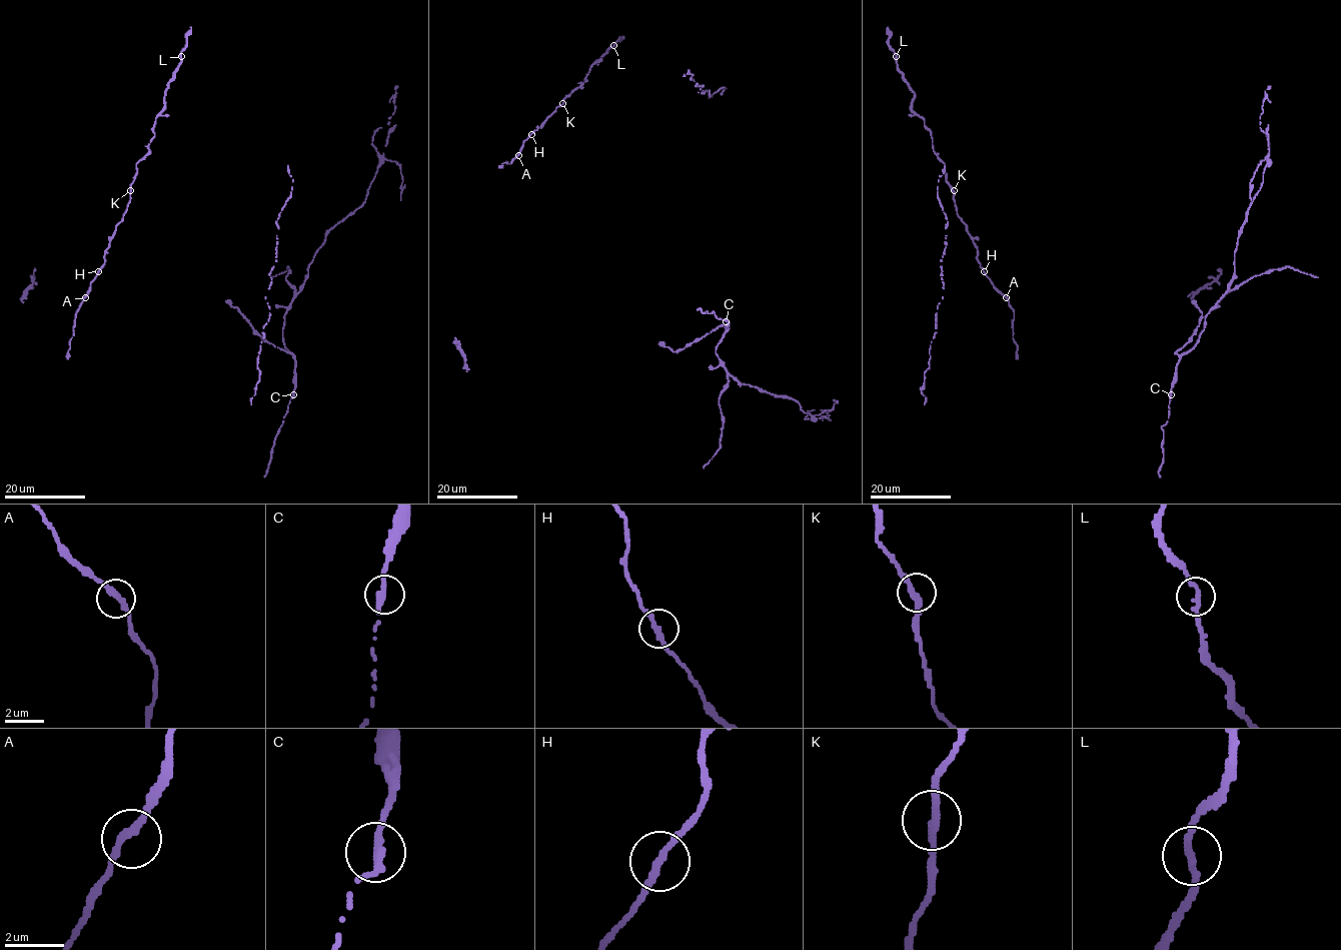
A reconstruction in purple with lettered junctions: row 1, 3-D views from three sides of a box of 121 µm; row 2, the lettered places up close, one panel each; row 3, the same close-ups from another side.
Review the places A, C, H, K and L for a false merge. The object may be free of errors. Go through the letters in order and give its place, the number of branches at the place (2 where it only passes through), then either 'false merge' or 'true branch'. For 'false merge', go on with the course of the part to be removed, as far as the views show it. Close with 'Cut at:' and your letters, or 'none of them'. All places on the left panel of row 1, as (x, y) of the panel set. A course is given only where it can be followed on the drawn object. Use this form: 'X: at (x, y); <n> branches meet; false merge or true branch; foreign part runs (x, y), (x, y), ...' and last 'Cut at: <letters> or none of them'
A: at (85, 297); 2 branches meet; true branch
C: at (293, 394); 2 branches meet; false merge; foreign part runs (293, 394), (286, 307), (325, 234), (362, 205), (380, 163), (372, 137), (394, 111), (397, 86)
H: at (98, 271); 2 branches meet; true branch
K: at (130, 190); 2 branches meet; true branch
L: at (181, 56); 2 branches meet; true branch
Cut at: C

